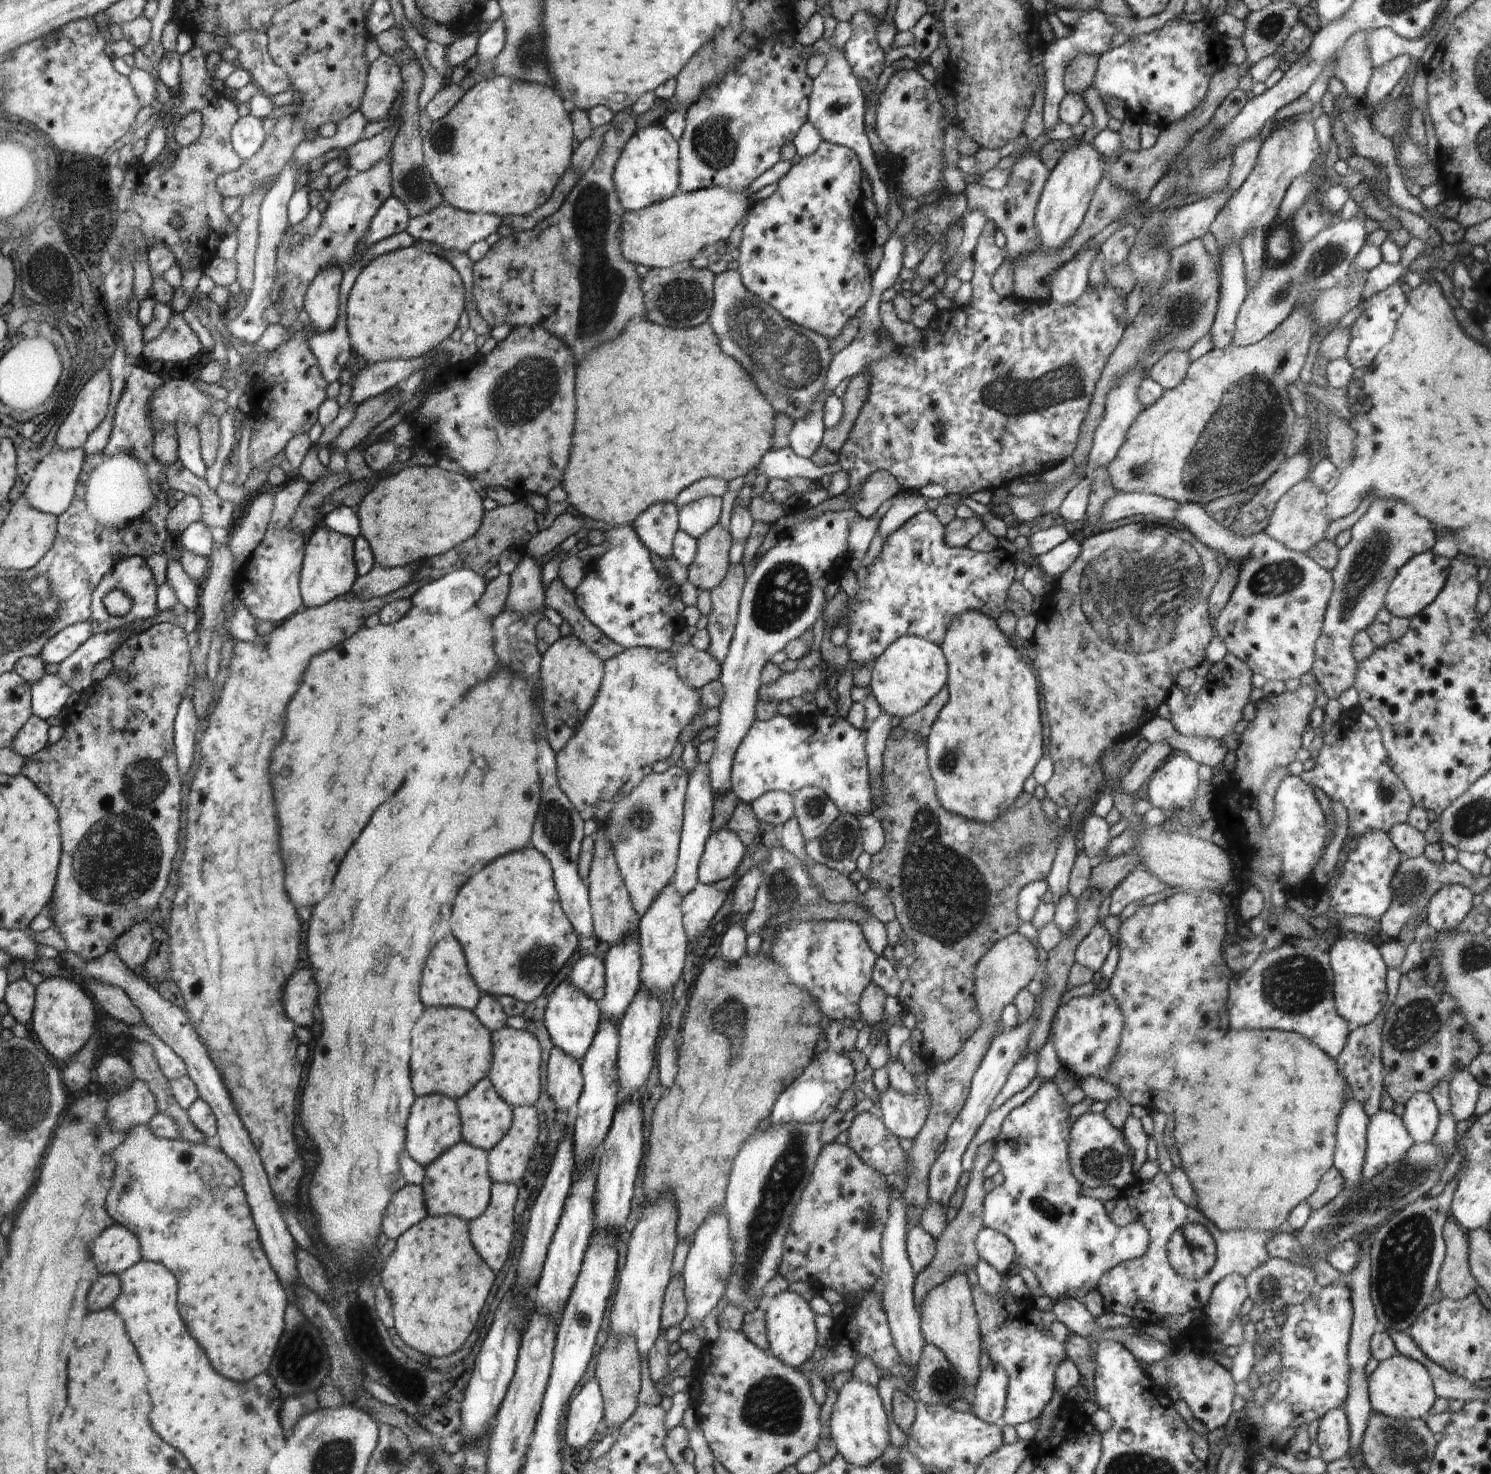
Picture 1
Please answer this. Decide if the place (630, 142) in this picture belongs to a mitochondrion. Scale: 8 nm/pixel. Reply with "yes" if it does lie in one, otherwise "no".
no

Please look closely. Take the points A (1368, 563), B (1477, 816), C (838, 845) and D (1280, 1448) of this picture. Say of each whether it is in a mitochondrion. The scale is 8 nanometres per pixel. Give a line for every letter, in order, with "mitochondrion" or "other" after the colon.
A: mitochondrion
B: mitochondrion
C: mitochondrion
D: other

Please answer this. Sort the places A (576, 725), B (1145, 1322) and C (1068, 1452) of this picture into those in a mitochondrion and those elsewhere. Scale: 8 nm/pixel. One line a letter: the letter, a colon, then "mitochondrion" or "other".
A: other
B: other
C: other

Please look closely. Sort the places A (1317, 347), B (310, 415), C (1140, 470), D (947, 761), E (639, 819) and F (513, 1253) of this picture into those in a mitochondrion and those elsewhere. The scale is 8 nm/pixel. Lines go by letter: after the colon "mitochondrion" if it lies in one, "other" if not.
A: other
B: other
C: mitochondrion
D: mitochondrion
E: mitochondrion
F: other

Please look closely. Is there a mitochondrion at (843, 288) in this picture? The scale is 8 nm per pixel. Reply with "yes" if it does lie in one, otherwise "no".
no

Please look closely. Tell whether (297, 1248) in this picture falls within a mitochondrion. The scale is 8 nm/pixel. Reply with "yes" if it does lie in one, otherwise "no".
no

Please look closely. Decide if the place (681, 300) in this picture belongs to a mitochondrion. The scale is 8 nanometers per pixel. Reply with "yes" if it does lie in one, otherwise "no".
yes

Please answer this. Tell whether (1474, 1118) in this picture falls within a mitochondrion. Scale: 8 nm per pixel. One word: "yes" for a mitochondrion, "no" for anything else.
no

